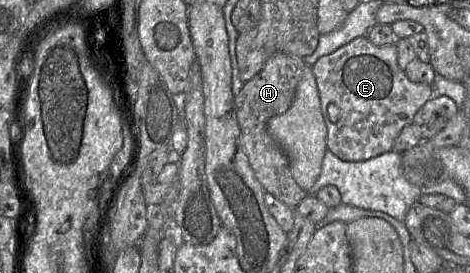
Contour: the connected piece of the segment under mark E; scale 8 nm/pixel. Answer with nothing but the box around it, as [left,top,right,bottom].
[312,36,434,161]

